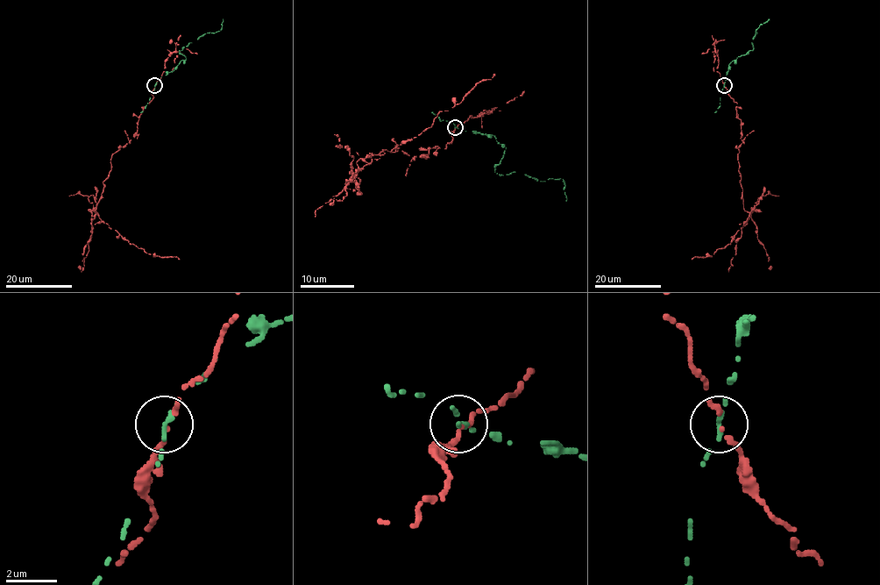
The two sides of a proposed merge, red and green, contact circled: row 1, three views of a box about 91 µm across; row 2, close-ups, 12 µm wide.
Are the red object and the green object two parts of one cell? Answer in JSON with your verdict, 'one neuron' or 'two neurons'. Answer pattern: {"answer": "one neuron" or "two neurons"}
{"answer": "two neurons"}

